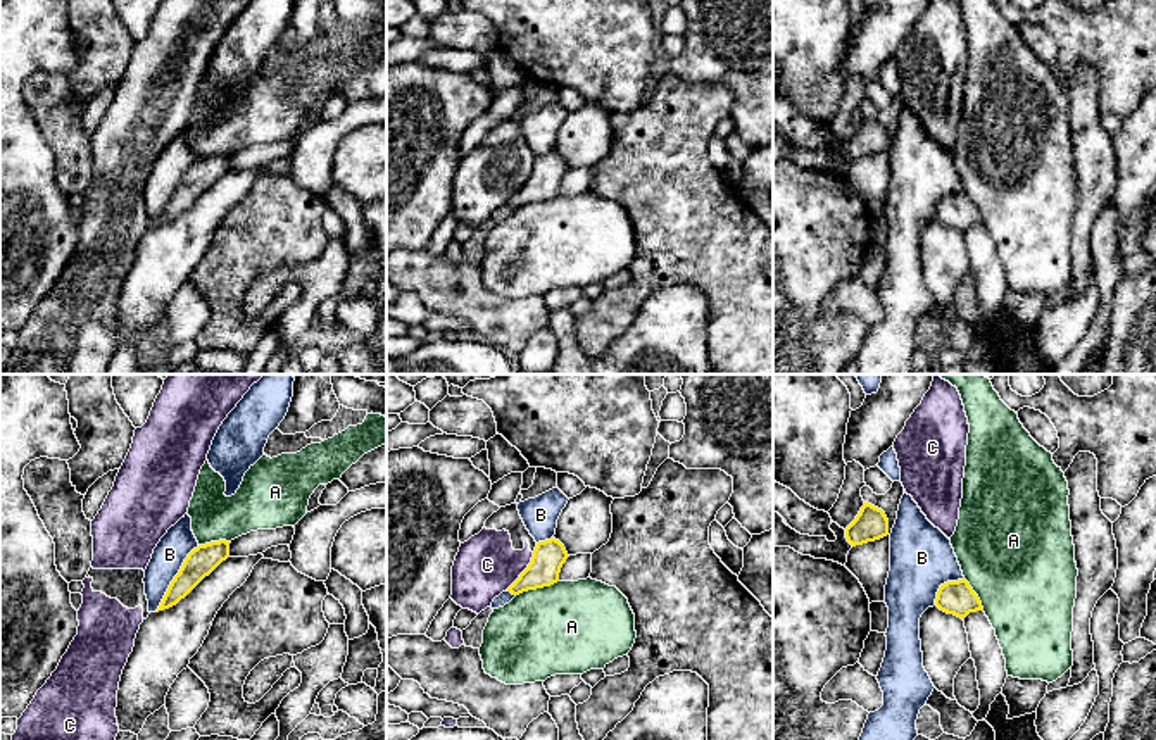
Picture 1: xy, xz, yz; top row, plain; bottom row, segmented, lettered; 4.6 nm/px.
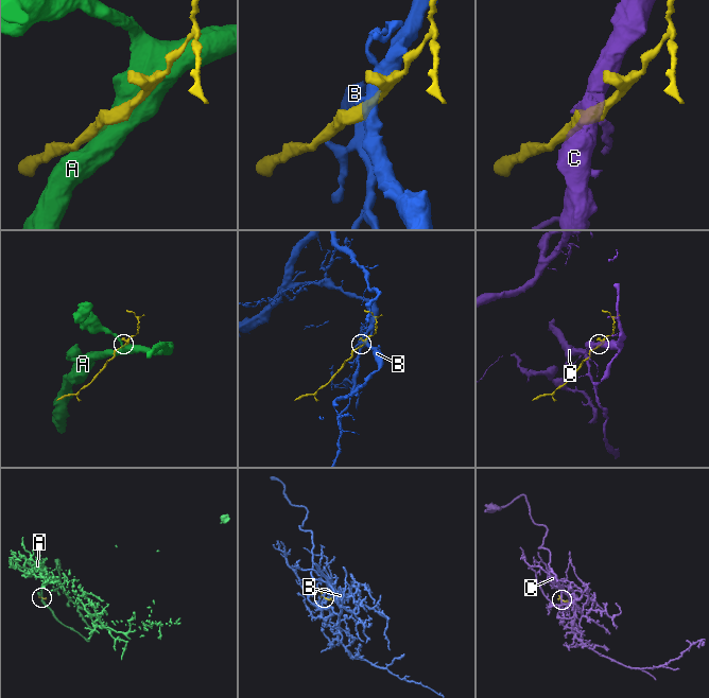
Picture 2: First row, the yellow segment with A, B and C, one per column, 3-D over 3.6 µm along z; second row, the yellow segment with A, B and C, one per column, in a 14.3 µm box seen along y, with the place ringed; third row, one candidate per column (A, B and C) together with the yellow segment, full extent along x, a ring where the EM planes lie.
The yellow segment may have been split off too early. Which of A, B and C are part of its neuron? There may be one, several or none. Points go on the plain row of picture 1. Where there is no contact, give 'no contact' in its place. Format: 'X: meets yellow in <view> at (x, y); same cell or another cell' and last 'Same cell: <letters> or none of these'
A: meets yellow in xz at (537, 200); another cell
B: meets yellow in xy at (175, 192); another cell
C: meets yellow in xz at (523, 185); another cell
Same cell: none of these

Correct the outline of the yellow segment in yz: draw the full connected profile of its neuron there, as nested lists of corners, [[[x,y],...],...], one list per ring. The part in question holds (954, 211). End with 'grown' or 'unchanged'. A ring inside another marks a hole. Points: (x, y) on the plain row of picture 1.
[[[964,191],[940,198],[935,219],[961,233],[964,233],[970,226],[983,224],[978,209]]]; unchanged

